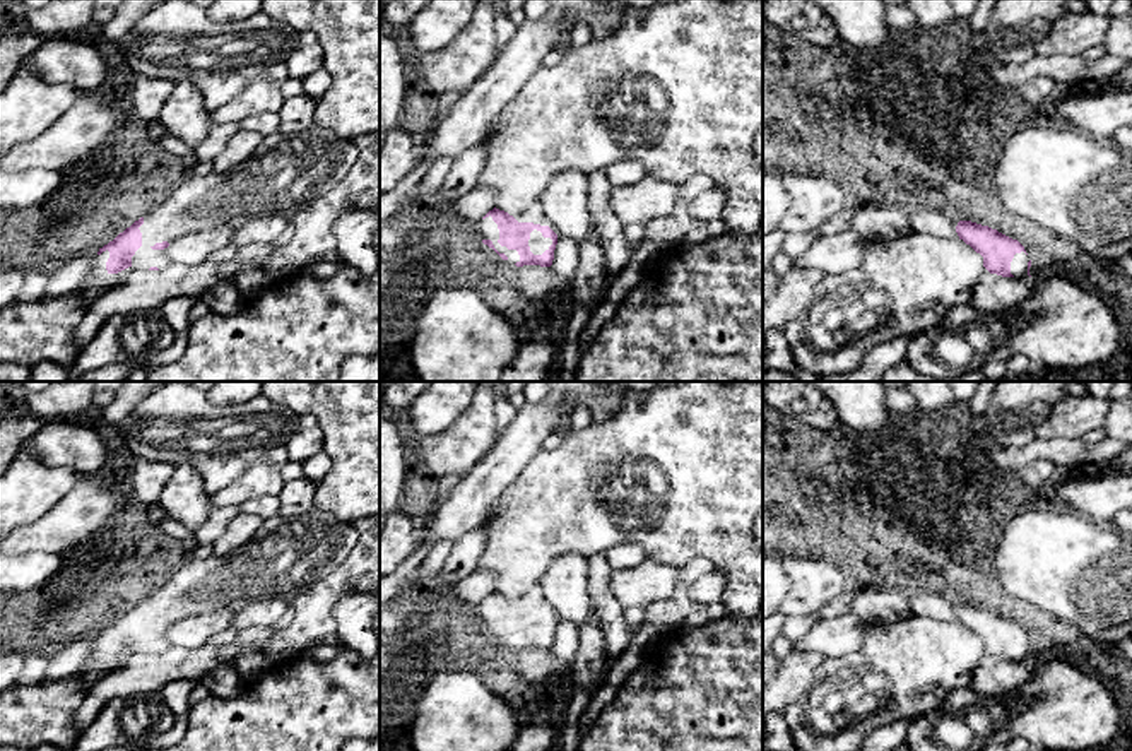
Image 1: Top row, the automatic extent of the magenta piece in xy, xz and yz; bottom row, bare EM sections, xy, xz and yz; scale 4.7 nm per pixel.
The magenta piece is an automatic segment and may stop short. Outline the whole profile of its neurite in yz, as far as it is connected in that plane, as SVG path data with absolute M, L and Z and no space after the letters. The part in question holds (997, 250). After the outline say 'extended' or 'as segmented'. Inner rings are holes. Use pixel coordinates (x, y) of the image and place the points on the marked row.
M971 221L956 226L959 239L983 257L983 267L1002 277L1031 277L1031 260L1024 246L997 229Z | extended

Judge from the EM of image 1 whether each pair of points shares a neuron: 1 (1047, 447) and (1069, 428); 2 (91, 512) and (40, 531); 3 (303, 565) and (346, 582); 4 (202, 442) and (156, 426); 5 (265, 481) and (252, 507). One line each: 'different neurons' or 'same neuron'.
1: different neurons
2: same neuron
3: different neurons
4: same neuron
5: different neurons

